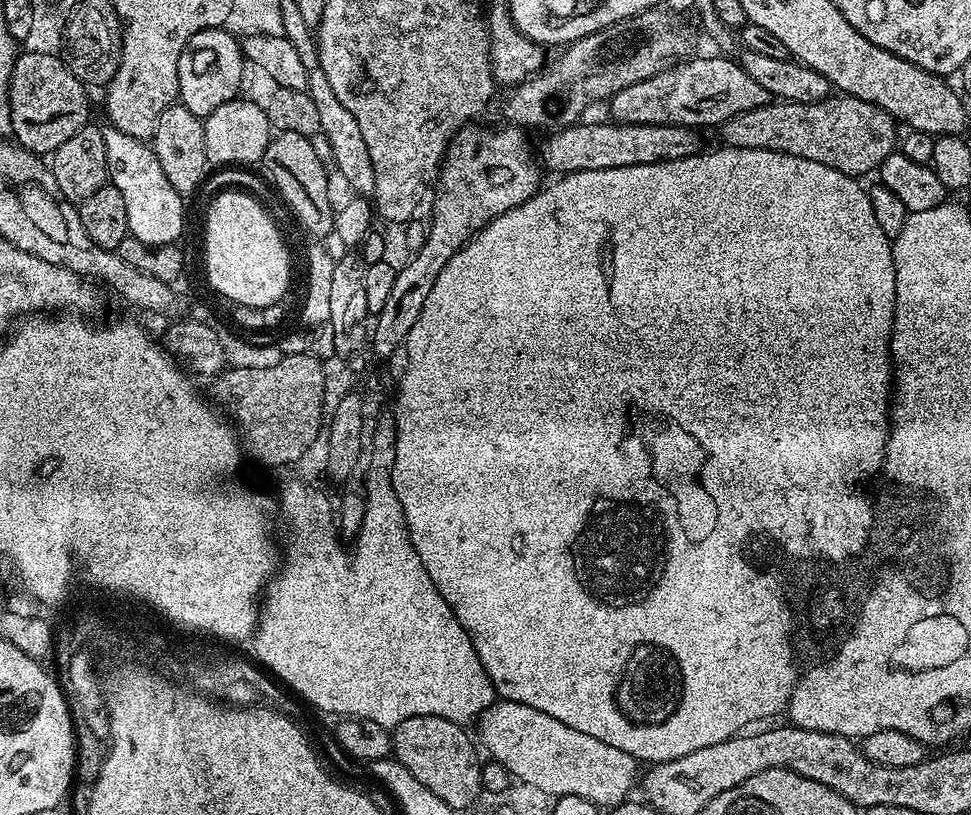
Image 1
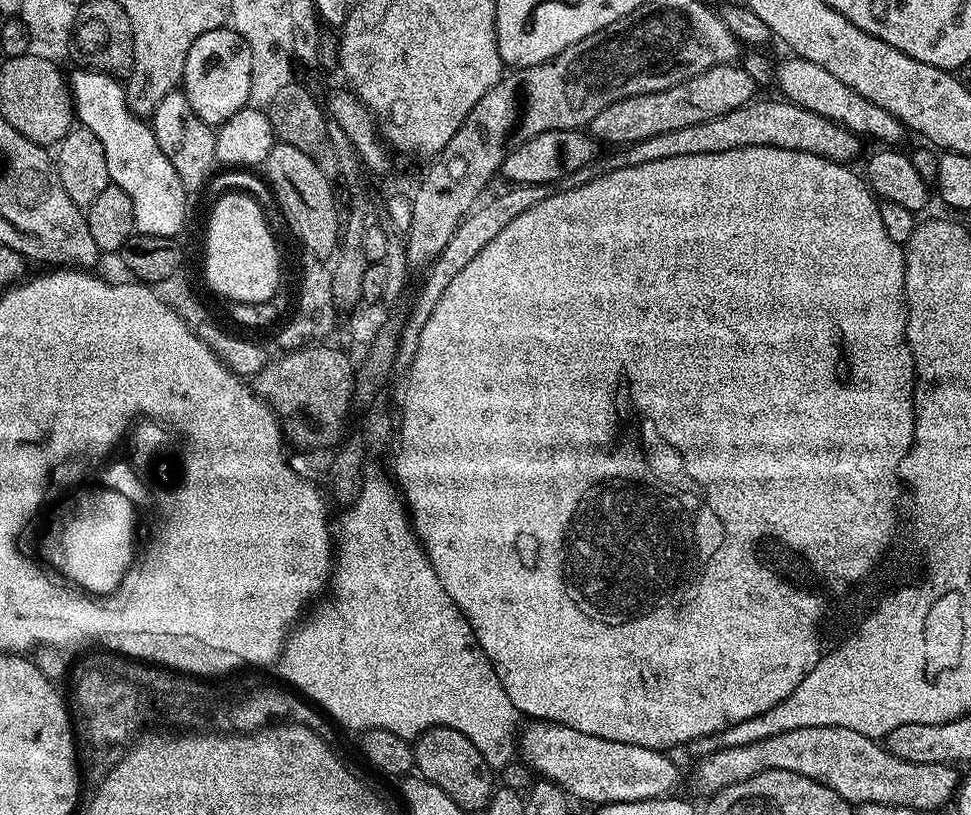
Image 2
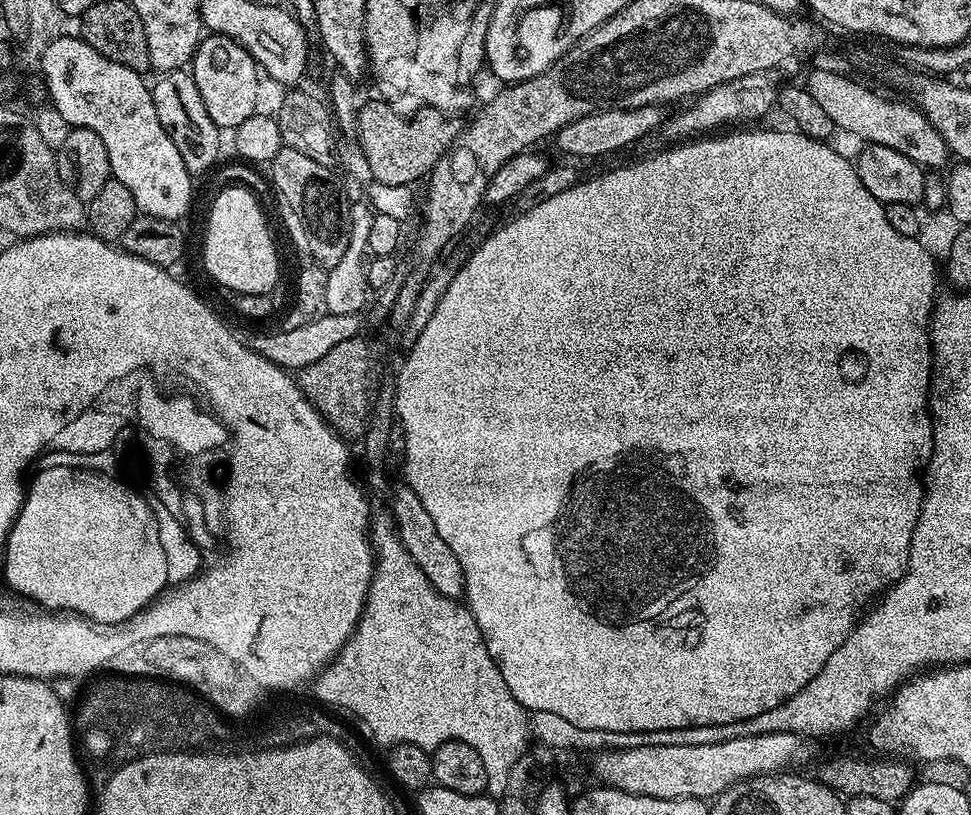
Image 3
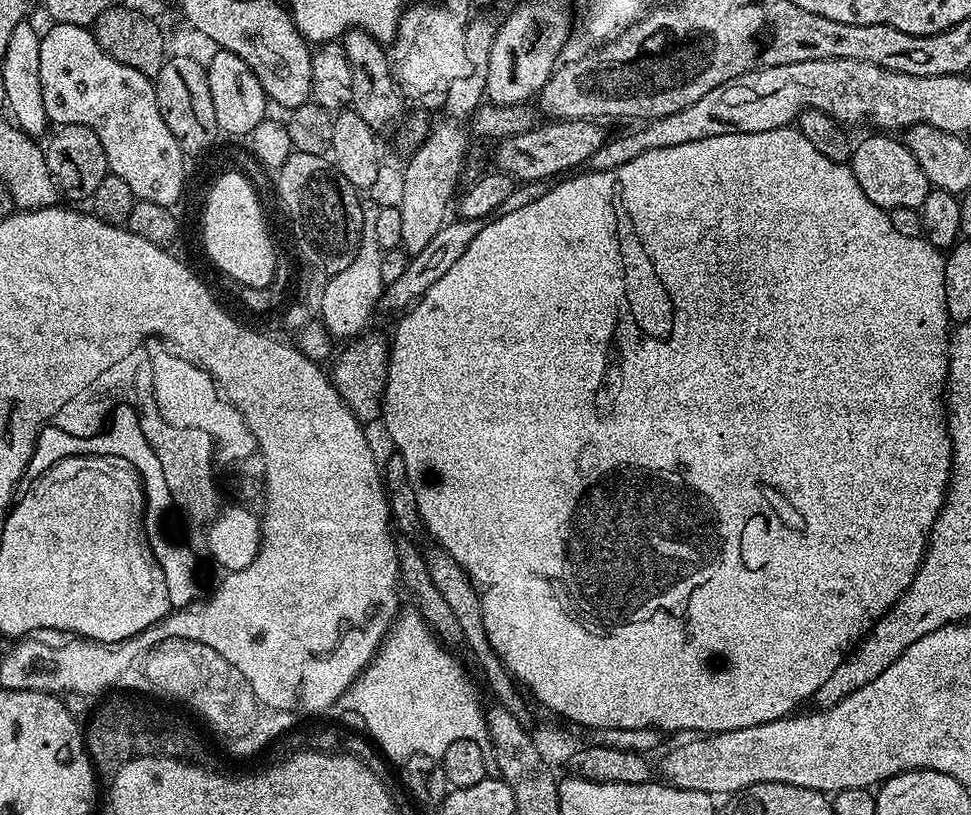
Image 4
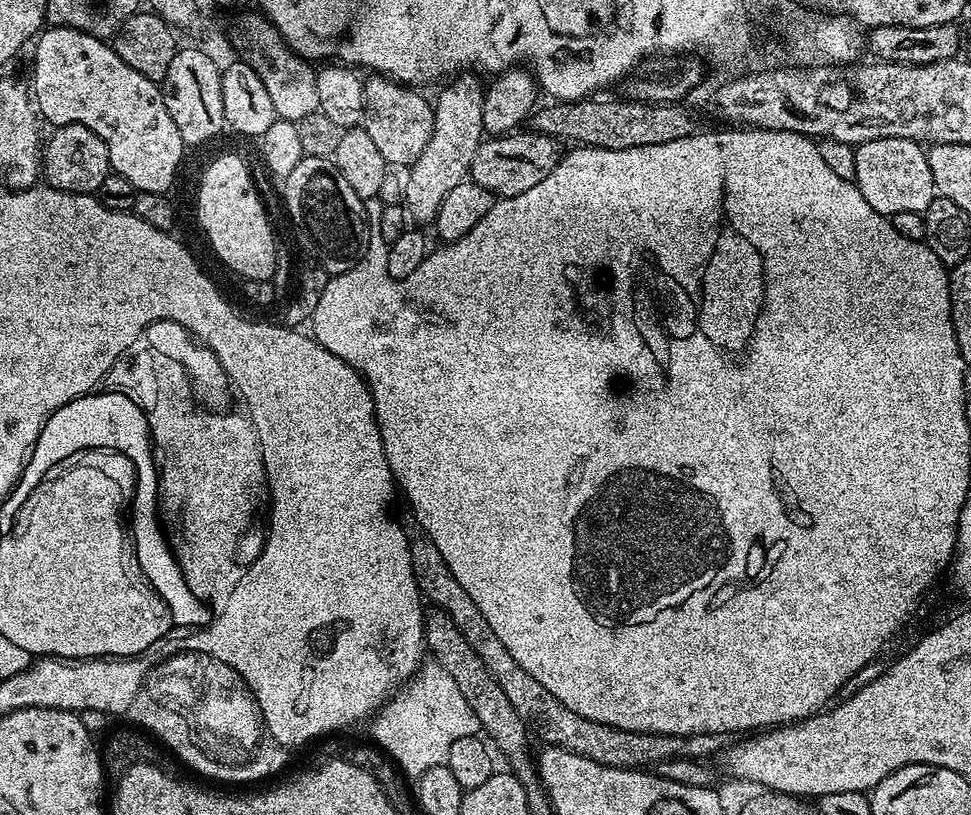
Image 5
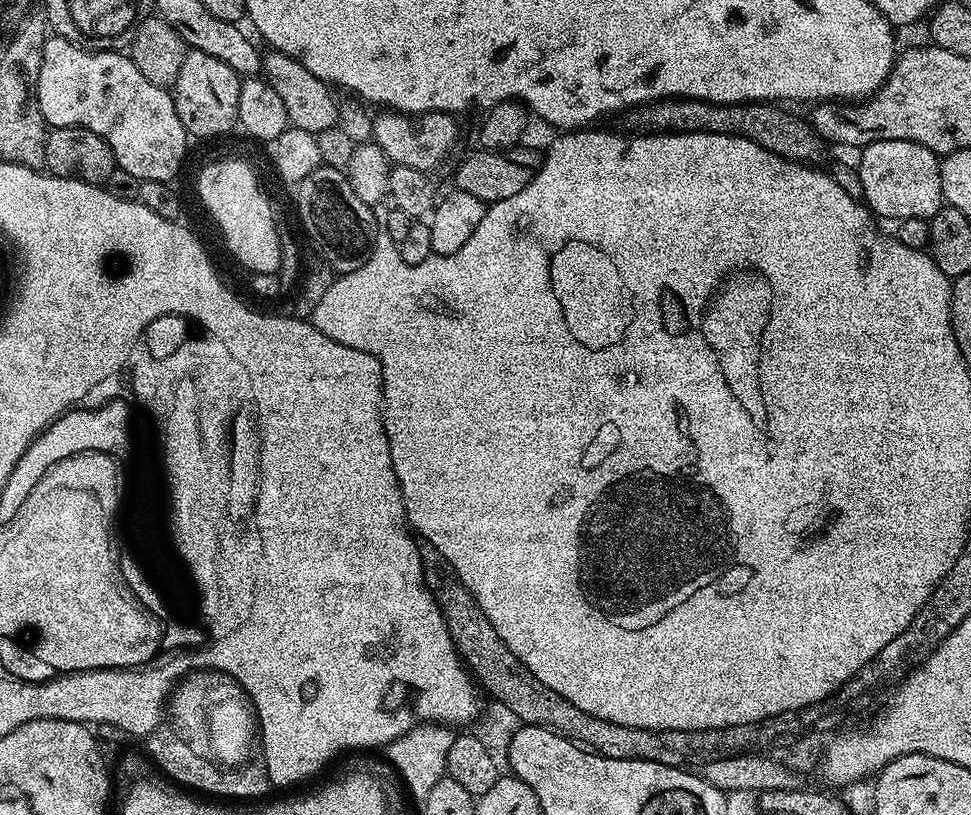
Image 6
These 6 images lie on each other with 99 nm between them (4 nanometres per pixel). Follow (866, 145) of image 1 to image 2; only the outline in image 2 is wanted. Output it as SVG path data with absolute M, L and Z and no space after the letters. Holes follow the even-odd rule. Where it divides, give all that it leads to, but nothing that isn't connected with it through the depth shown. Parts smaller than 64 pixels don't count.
M782 98L776 100L753 100L749 104L732 110L718 118L706 122L695 123L682 127L681 130L666 131L654 138L644 139L640 143L625 145L611 151L612 154L599 155L584 167L579 167L571 174L556 179L552 183L540 184L540 192L544 197L554 197L568 190L577 189L602 173L612 173L614 170L626 169L630 166L644 165L646 162L660 161L662 158L681 157L687 154L714 154L725 150L734 150L742 146L778 146L784 149L794 149L804 153L818 154L836 163L851 163L860 152L861 141L852 132L846 131L832 120L822 118L805 108L798 107Z

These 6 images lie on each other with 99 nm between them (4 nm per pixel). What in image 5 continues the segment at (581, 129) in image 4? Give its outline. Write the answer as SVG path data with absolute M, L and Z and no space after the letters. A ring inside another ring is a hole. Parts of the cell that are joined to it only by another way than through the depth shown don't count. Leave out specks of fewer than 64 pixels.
M517 130L506 136L493 136L477 146L470 179L490 190L496 198L526 194L526 190L538 186L538 182L542 182L542 178L546 178L546 174L558 166L561 155L561 141L554 136L544 136L541 132Z

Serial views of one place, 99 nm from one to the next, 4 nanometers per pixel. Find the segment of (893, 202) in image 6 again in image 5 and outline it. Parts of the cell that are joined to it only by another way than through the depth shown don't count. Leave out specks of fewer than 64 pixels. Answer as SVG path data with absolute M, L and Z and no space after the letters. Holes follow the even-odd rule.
M874 138L874 142L855 145L854 174L856 191L866 198L878 214L891 218L904 211L923 213L938 195L934 186L934 174L930 174L930 162L925 145L910 138Z

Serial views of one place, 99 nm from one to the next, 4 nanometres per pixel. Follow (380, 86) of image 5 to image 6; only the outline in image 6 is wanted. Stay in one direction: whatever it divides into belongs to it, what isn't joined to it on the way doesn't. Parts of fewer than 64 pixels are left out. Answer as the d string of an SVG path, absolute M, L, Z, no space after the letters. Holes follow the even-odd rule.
M386 110L379 114L373 119L373 141L393 165L430 172L447 156L458 136L457 119L451 113L425 112L412 117Z

